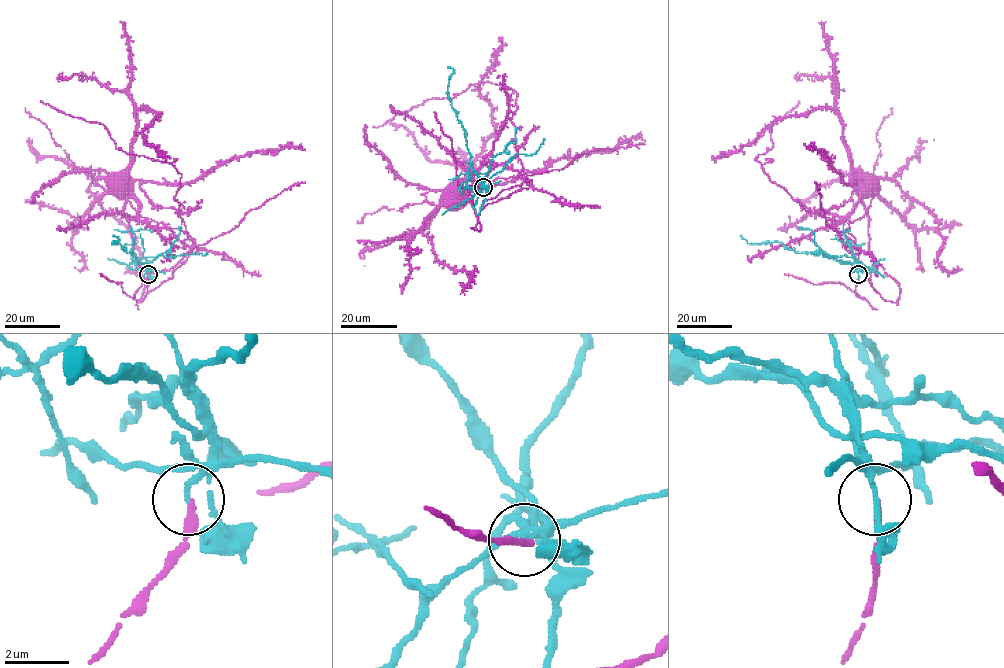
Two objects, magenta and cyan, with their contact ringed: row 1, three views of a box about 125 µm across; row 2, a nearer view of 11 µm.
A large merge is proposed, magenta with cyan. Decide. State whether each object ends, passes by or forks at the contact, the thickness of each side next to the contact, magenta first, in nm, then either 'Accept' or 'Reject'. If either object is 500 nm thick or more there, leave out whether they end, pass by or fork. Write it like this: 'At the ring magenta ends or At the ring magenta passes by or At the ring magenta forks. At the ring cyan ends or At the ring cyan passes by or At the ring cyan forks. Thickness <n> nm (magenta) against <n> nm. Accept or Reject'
At the ring magenta ends. At the ring cyan passes by. Thickness 240 nm (magenta) against 110 nm. Reject

